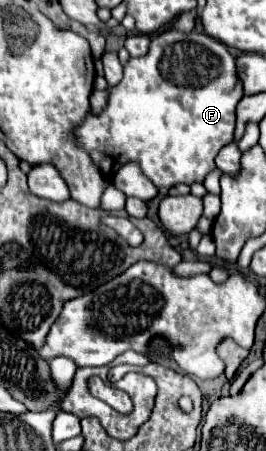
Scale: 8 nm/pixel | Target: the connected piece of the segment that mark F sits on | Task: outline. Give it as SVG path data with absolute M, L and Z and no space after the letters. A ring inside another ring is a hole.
M165 31L151 39L147 55L135 59L131 57L125 63L121 83L109 87L107 105L97 115L89 111L87 119L75 125L73 137L107 179L111 179L127 161L133 161L139 163L141 173L157 189L169 189L179 183L203 183L203 179L217 169L215 157L219 149L235 141L235 107L241 97L243 87L235 73L235 59L223 43L205 33Z

